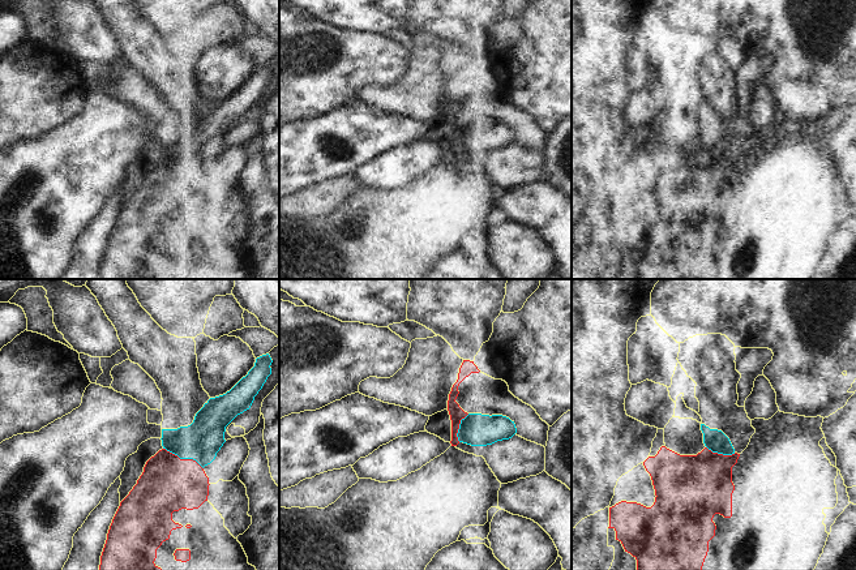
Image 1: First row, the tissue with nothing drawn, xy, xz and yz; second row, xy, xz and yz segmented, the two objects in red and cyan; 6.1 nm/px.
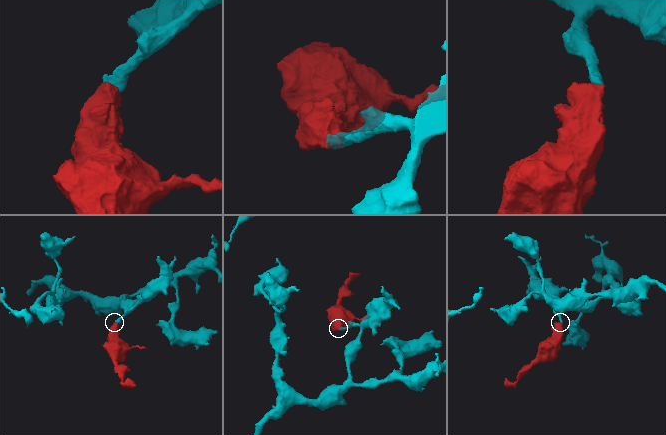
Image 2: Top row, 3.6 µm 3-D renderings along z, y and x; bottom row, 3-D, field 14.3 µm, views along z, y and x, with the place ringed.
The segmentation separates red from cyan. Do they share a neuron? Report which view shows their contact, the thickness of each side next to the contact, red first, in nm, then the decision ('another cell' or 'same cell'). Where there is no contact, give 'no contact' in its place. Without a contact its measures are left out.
contact in xy; calibres 340 and 240 nm; same cell

